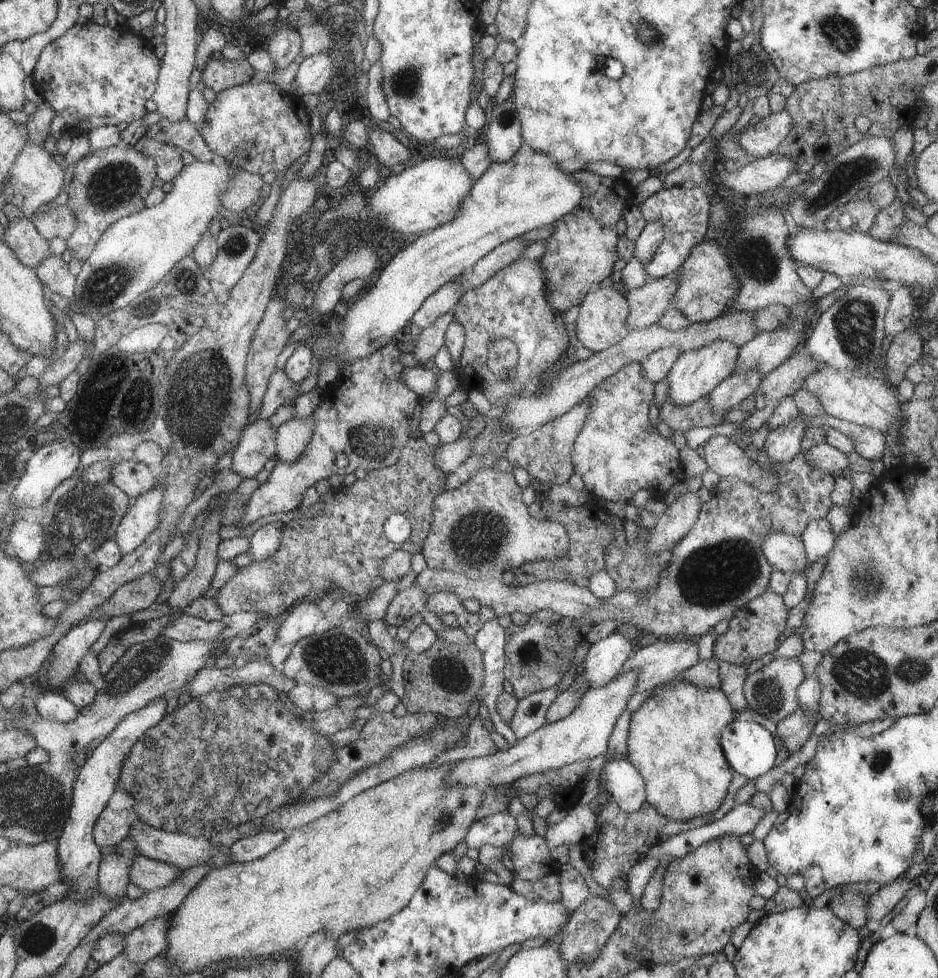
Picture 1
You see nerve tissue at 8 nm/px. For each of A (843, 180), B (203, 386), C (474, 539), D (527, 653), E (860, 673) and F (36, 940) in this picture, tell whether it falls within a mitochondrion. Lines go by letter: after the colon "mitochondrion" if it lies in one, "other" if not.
A: mitochondrion
B: mitochondrion
C: mitochondrion
D: mitochondrion
E: mitochondrion
F: mitochondrion

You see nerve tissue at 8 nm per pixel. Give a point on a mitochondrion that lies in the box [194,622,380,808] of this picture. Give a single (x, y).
(334, 659)

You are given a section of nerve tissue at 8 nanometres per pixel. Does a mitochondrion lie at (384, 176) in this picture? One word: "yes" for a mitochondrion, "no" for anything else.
no

